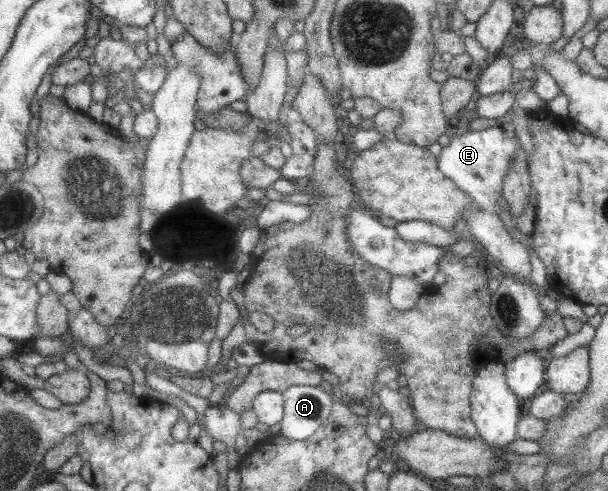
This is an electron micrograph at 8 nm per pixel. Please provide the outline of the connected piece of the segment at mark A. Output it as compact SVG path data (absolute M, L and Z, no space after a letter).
M290 385L281 392L284 399L279 435L293 441L307 439L331 415L335 395L321 386Z

